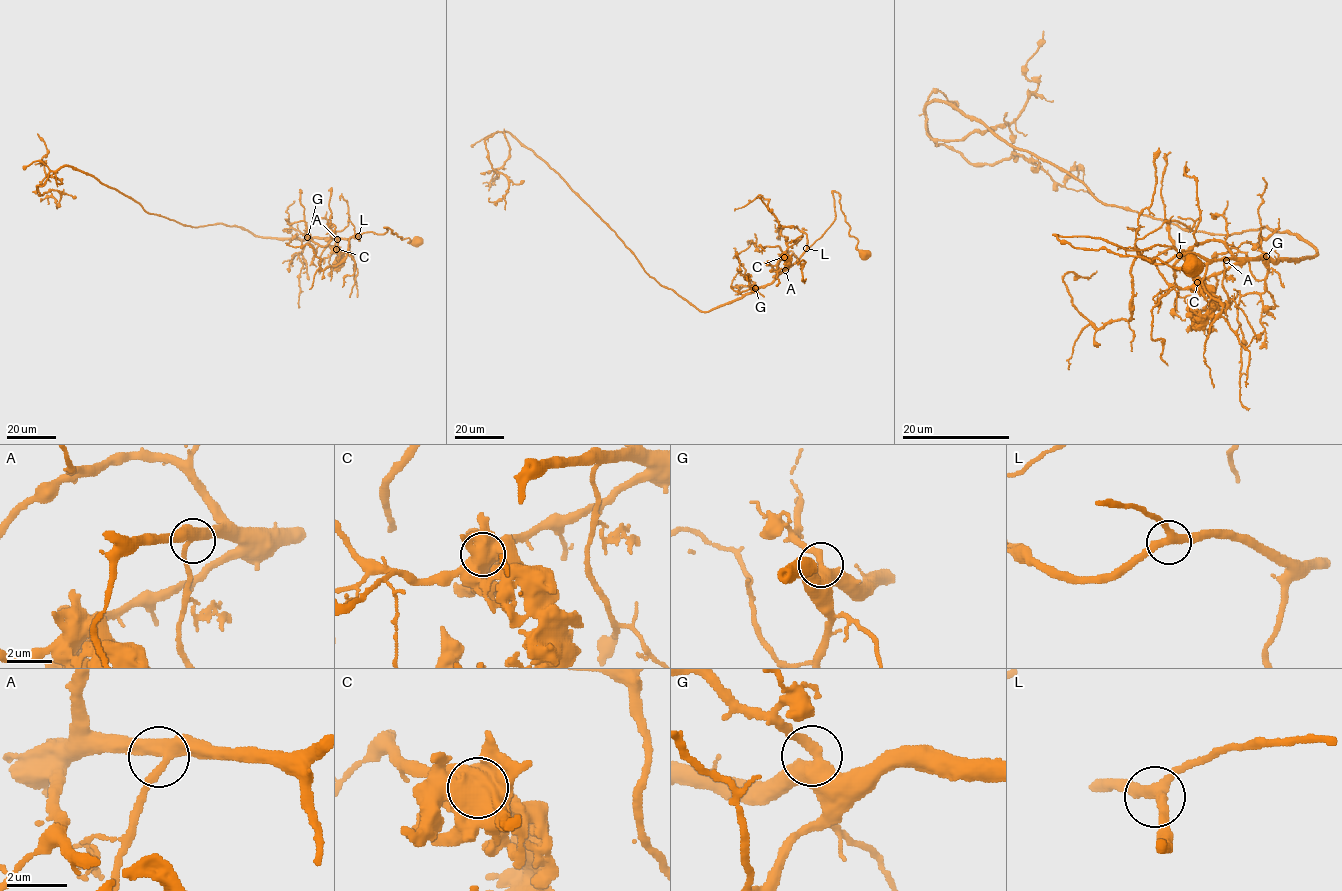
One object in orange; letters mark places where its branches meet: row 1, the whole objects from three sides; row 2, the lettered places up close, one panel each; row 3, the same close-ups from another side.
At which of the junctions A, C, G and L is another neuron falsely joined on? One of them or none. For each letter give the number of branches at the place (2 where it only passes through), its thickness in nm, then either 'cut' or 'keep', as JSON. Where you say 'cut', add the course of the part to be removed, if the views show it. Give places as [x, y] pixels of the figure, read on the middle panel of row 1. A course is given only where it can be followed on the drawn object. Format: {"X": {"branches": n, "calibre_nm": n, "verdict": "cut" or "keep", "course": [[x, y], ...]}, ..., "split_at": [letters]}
{"A": {"branches": 3, "calibre_nm": 360, "verdict": "keep"}, "C": {"branches": 3, "calibre_nm": 750, "verdict": "cut"}, "G": {"branches": 3, "calibre_nm": 400, "verdict": "keep"}, "L": {"branches": 3, "calibre_nm": 320, "verdict": "keep"}, "split_at": ["C"]}

